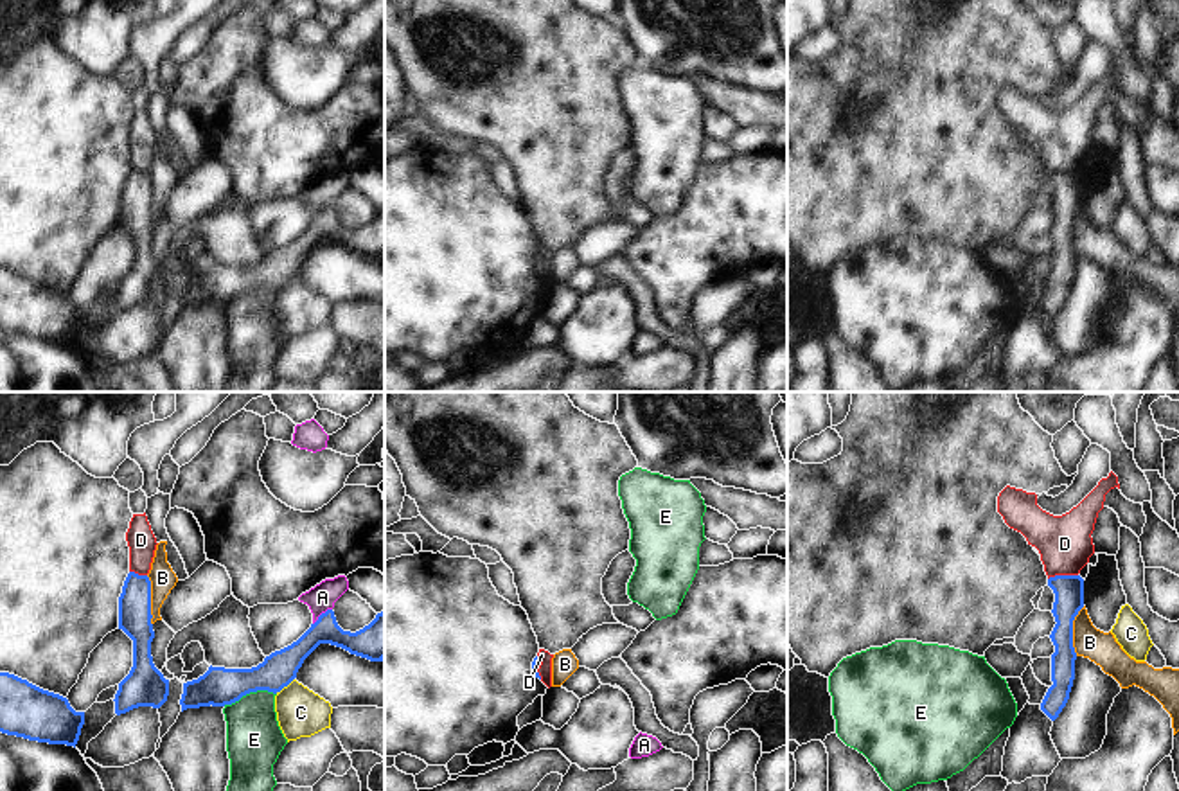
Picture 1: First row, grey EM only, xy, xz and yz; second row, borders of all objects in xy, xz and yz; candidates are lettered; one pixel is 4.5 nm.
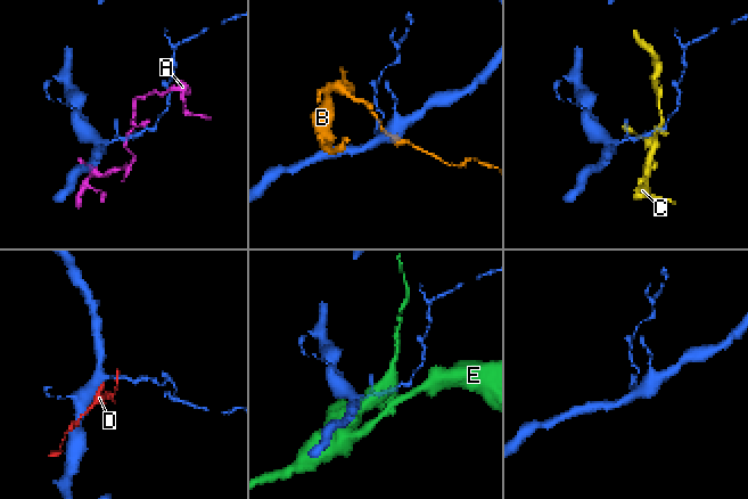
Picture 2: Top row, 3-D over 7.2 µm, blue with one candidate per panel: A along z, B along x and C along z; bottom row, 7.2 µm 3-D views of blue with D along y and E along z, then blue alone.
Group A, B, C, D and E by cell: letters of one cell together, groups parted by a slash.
A / B / C / D / E

